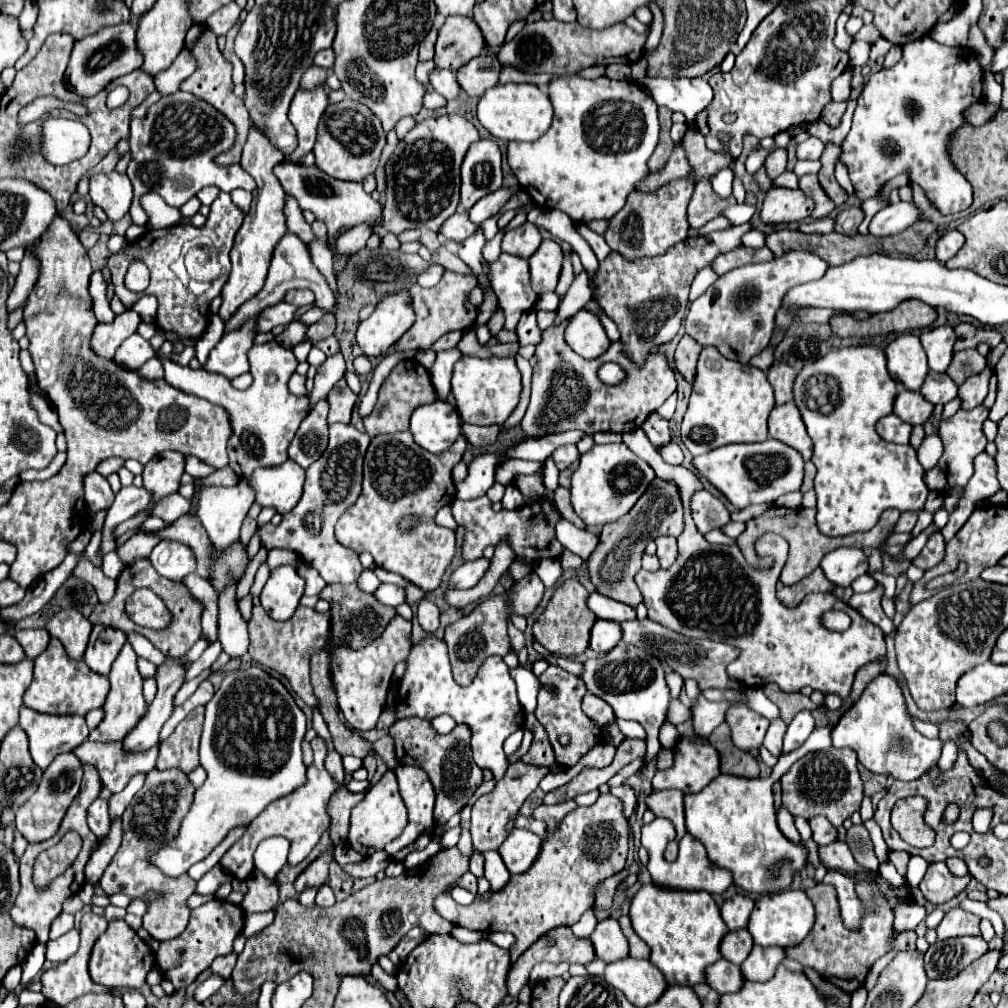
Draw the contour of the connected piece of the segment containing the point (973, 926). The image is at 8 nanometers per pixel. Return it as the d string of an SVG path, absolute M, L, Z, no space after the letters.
M953 906L953 908L949 908L949 912L941 920L941 924L937 926L937 938L947 940L947 938L955 938L955 936L977 936L977 934L981 934L979 922L981 922L979 916L969 914L965 910L961 910L959 906Z

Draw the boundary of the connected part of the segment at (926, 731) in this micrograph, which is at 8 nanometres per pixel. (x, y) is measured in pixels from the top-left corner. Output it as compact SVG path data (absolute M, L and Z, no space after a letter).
M911 716L911 720L913 720L913 726L915 726L923 736L927 736L927 738L937 738L937 736L939 736L939 728L937 728L935 724L923 722L923 720L915 718L915 716Z

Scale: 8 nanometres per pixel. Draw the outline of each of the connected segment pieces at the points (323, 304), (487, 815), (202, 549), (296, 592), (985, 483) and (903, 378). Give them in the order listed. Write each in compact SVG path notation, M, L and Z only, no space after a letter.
M285 232L285 236L275 244L273 264L271 264L271 268L269 268L269 276L267 276L267 280L265 280L263 290L261 290L255 298L247 300L247 304L243 304L243 308L239 308L239 314L231 318L231 324L225 324L225 332L229 332L231 328L239 328L239 324L243 322L243 318L253 316L255 312L259 312L259 310L263 310L263 308L267 308L267 306L273 306L281 302L290 289L299 288L313 290L313 294L315 294L315 302L313 302L315 308L321 308L321 310L325 310L325 312L333 312L335 294L331 292L325 276L323 276L323 274L315 268L315 264L311 262L311 256L309 256L307 246L305 246L295 234Z
M515 762L509 764L505 776L495 784L493 792L481 796L475 804L473 804L473 814L471 814L471 838L473 838L473 846L479 852L485 850L497 850L499 844L503 844L503 840L507 838L507 832L511 832L515 816L519 814L521 804L525 802L525 798L539 786L541 778L549 772L549 768L543 766L531 766L525 762Z
M185 514L175 524L163 528L159 534L163 540L165 538L179 540L179 542L191 546L197 556L197 574L203 578L209 578L209 568L213 564L213 560L211 560L213 546L211 546L211 540L207 540L207 532L203 532L203 526L199 524L197 518L193 518L191 514Z
M277 566L275 570L271 570L271 576L259 596L259 602L273 620L285 622L295 614L303 590L305 580L297 574L295 566Z
M987 452L977 454L975 456L975 474L971 476L969 484L963 488L957 508L949 514L947 526L941 528L941 534L945 536L945 540L951 540L951 536L967 522L967 518L975 510L975 504L979 504L985 498L991 498L997 490L1001 490L995 474L997 474L995 460Z
M899 334L885 348L889 376L907 390L919 390L929 368L927 356L915 334Z

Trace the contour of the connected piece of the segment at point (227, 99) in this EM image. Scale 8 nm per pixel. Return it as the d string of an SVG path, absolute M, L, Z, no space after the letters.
M205 28L205 30L201 32L201 36L199 36L197 42L195 42L195 46L191 48L191 54L193 54L195 62L197 62L197 70L181 84L181 90L183 90L183 92L191 92L191 94L195 94L197 98L209 102L209 104L215 106L219 112L227 114L229 120L235 124L235 128L237 128L237 144L235 144L235 148L233 148L231 152L225 152L225 154L217 156L217 162L219 162L219 164L229 164L229 162L235 164L235 162L239 162L239 152L241 152L241 148L243 148L243 144L245 144L245 140L247 140L247 132L249 132L251 122L249 122L247 108L245 108L243 100L233 94L233 82L231 82L231 70L233 70L233 68L231 68L231 64L223 58L223 54L219 52L219 48L217 48L217 36L215 36L209 28Z

